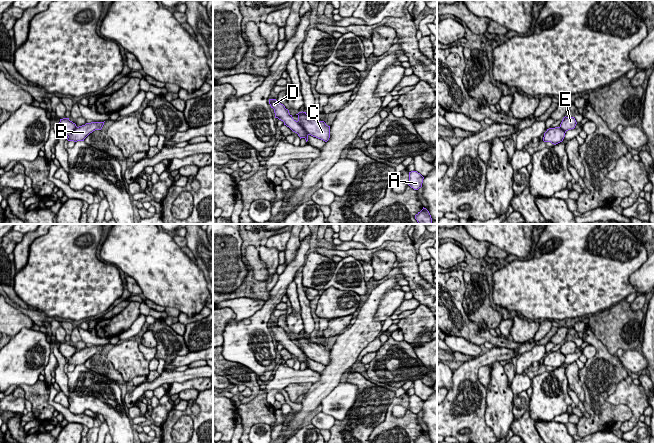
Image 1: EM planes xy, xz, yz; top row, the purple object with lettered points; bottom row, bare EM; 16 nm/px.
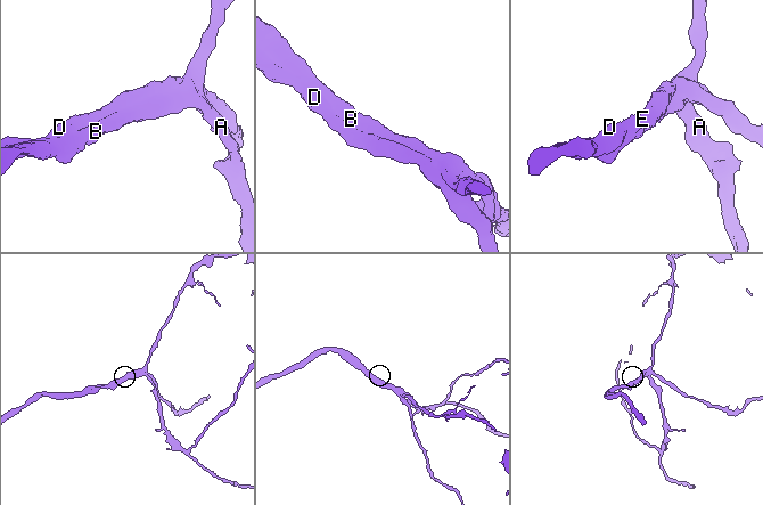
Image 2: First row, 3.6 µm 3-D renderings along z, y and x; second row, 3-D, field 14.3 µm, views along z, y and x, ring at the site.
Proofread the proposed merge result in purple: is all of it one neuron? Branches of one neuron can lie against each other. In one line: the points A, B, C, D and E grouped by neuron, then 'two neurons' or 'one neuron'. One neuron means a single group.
A B C D E; one neuron

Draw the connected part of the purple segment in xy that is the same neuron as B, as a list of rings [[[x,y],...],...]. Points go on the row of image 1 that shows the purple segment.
[[[69,118],[60,119],[59,128],[68,136],[68,141],[84,141],[93,131],[101,130],[104,122],[91,122],[77,127]]]

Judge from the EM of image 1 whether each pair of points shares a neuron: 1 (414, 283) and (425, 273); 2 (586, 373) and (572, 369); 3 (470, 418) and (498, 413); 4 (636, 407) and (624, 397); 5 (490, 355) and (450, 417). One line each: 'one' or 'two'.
1: two
2: two
3: two
4: one
5: one

